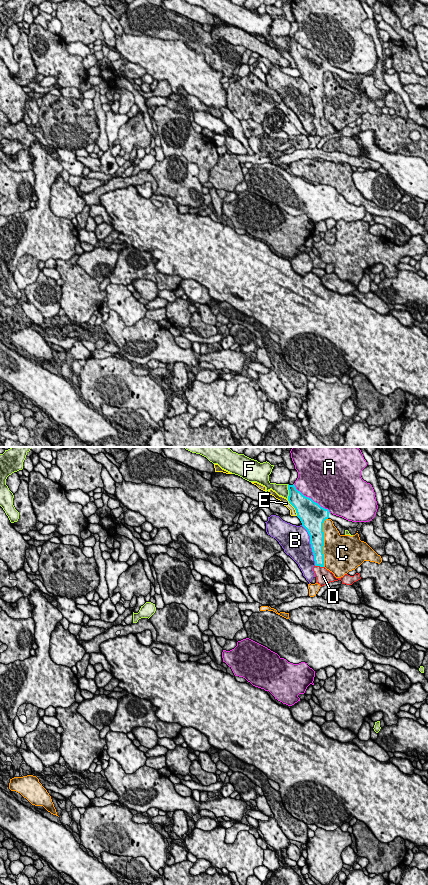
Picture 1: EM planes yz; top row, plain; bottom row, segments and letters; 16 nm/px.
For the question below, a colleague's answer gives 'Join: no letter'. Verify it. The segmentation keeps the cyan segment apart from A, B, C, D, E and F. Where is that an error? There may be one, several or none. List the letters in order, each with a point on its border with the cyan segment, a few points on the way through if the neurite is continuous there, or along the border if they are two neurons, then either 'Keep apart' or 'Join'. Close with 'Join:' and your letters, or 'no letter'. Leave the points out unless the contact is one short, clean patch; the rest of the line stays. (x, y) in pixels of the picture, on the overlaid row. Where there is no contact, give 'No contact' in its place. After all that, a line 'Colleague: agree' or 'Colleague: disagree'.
A: Touches cyan at yz (310, 498). Keep apart
B: Touches cyan at yz (311, 545). Keep apart
C: Touches cyan at yz (323, 542). Keep apart
D: Touches cyan at yz (319, 565). Path across: yz (317, 550), (319, 565), (319, 570), (323, 576). Join
E: Touches cyan at yz (294, 507). Keep apart
F: Touches cyan at yz (289, 492). Keep apart
Join: D
Colleague: disagree

